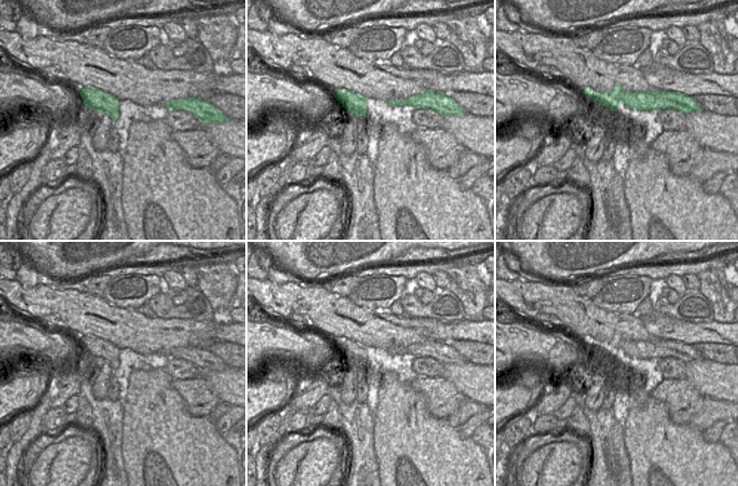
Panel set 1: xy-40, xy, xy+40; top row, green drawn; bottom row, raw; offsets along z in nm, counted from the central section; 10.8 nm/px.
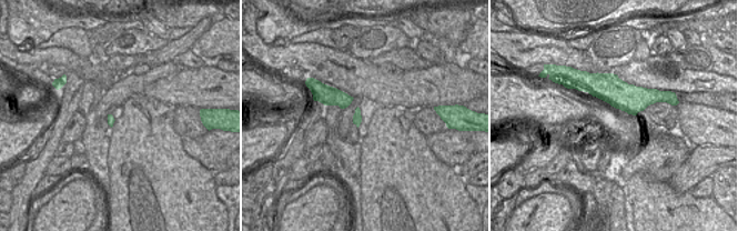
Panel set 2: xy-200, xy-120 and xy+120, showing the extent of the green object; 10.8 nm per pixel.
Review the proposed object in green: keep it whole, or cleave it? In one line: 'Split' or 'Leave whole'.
Split

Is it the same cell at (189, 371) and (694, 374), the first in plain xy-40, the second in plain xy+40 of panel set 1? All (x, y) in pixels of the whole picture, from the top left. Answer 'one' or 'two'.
two

